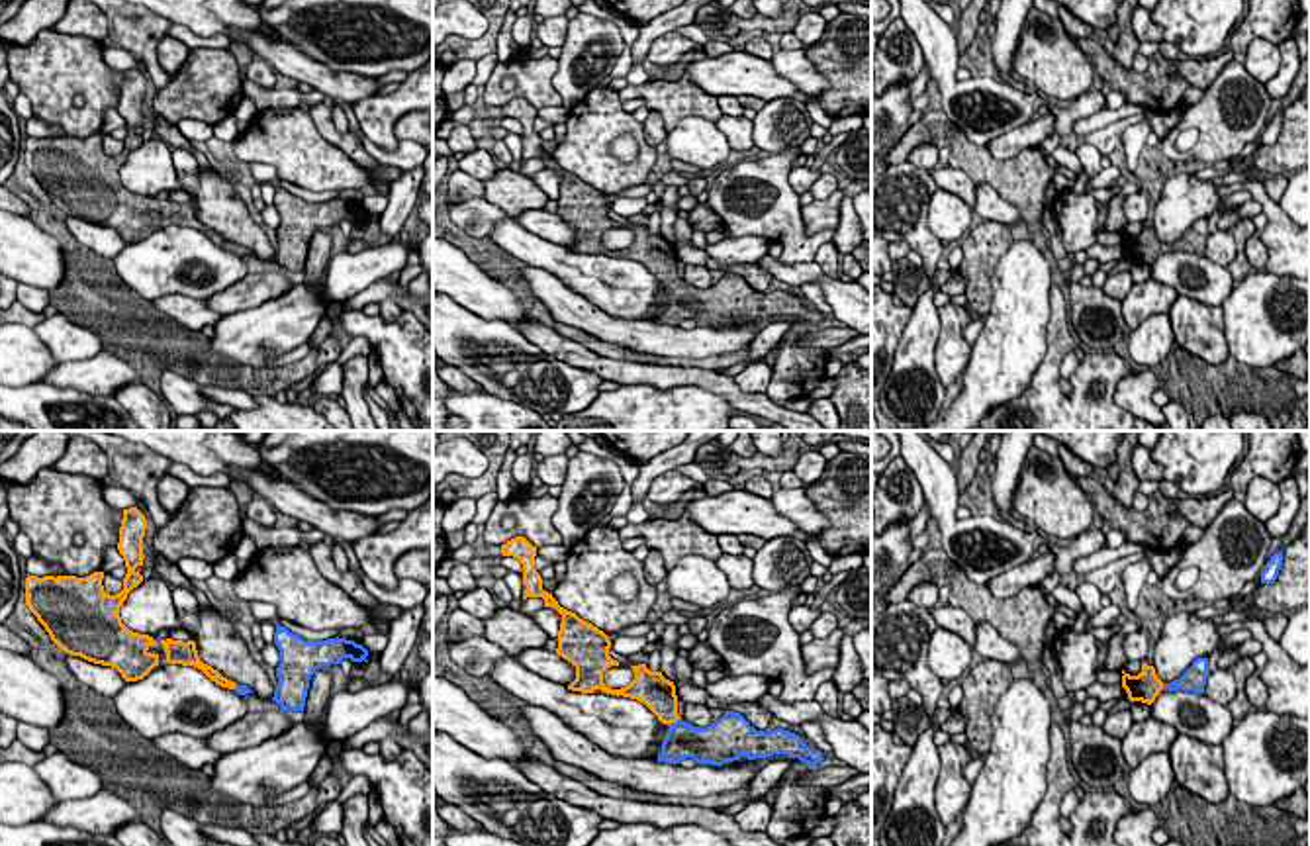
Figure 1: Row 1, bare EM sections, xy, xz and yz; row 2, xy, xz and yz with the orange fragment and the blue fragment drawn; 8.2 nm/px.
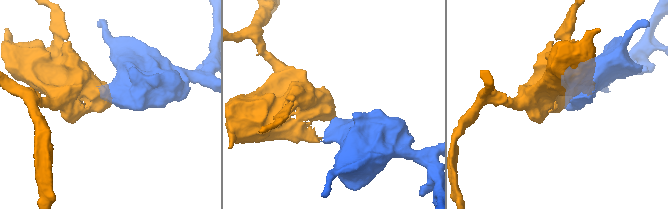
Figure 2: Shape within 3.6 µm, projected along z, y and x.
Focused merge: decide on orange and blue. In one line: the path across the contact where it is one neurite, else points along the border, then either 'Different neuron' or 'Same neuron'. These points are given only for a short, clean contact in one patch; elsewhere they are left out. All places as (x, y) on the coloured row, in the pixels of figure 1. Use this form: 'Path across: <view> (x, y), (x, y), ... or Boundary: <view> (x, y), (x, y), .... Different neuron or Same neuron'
Path across: xz (658, 696), (674, 721), (682, 741). Same neuron

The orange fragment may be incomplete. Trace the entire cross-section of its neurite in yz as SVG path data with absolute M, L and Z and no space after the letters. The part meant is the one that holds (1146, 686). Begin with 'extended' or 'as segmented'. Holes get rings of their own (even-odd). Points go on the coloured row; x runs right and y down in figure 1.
extended; M1196 658L1193 666L1175 682L1163 683L1153 666L1142 664L1142 672L1138 676L1130 676L1122 670L1122 687L1128 693L1128 699L1142 701L1151 705L1161 689L1169 691L1194 691L1204 693L1206 678L1208 678L1208 658Z

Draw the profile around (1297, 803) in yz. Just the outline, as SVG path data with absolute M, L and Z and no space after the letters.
M1300 787L1292 795L1277 801L1275 807L1281 811L1292 813L1300 819L1306 819L1310 811L1310 799L1306 797L1304 787Z

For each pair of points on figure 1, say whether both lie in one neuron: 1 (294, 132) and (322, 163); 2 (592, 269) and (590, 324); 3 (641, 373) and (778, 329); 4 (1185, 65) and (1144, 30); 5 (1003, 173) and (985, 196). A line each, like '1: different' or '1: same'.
1: same
2: different
3: different
4: different
5: different

